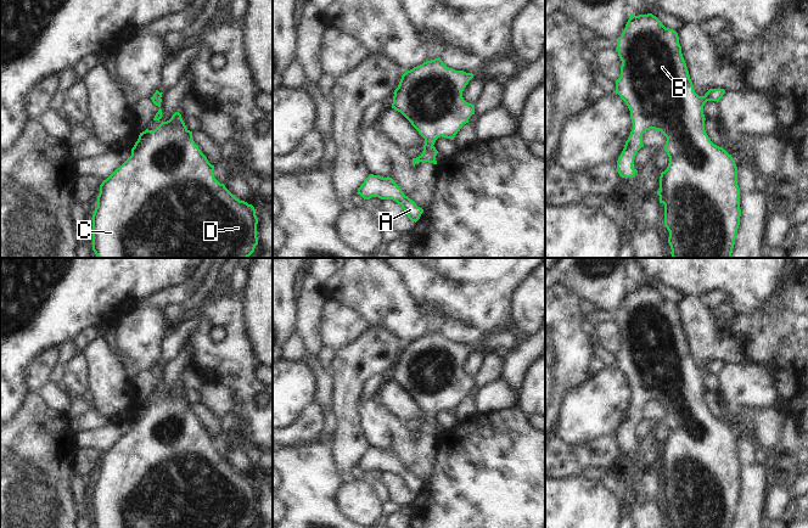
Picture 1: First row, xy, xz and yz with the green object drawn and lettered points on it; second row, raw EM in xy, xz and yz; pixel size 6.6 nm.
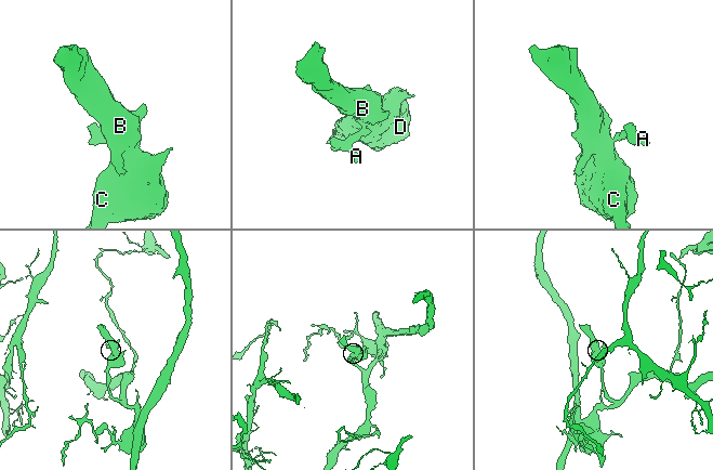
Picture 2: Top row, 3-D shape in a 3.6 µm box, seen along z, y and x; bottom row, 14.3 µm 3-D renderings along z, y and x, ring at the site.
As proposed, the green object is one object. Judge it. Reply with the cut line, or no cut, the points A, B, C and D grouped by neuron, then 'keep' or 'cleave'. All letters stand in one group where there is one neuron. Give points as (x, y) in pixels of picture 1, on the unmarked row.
cut none; groups A B C D; keep

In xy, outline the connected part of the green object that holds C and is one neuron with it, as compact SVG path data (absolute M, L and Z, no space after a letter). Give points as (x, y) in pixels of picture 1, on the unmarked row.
M179 384L155 403L140 405L131 428L100 457L92 487L96 528L251 528L258 517L258 490L252 477L236 471L214 450L214 438L201 425Z

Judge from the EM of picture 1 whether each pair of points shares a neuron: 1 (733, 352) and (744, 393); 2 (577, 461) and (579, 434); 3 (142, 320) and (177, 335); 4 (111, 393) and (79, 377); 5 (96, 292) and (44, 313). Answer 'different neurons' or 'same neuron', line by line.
1: different neurons
2: different neurons
3: different neurons
4: different neurons
5: same neuron

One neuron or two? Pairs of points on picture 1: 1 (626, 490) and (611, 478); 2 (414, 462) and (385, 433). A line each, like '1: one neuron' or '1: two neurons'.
1: one neuron
2: one neuron

